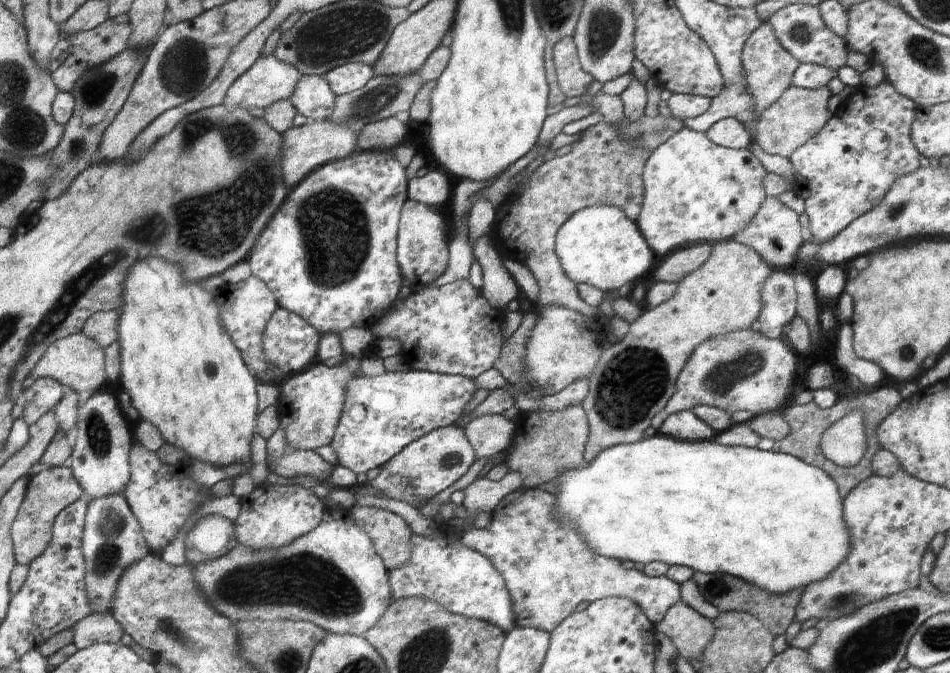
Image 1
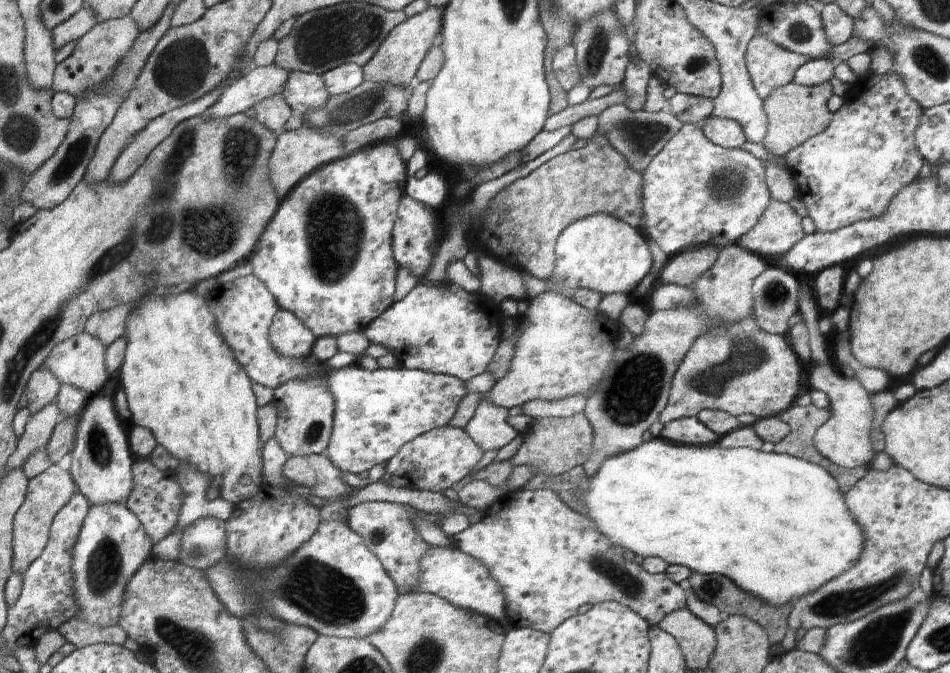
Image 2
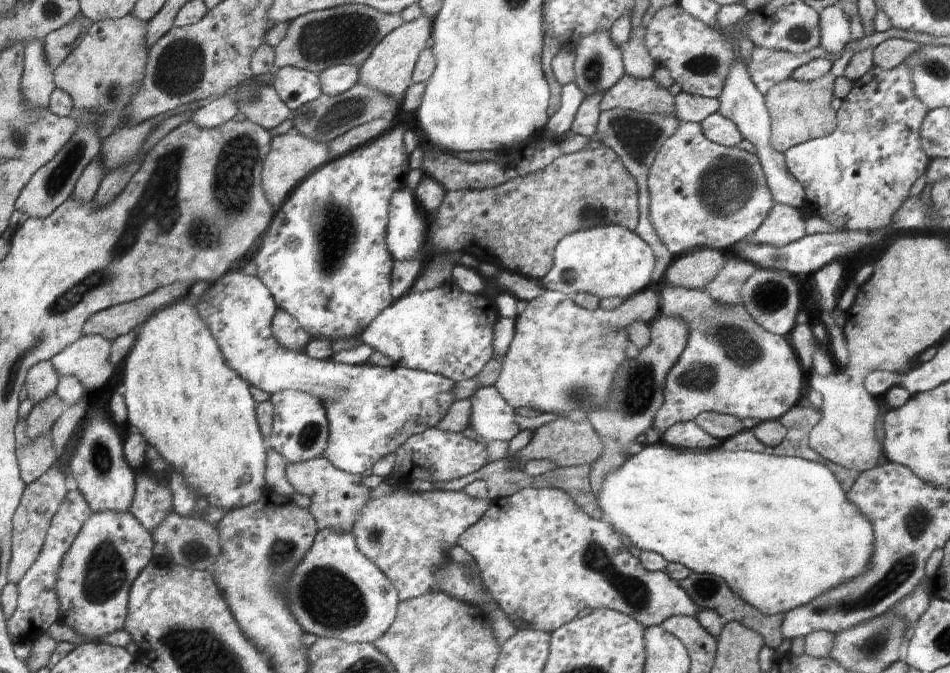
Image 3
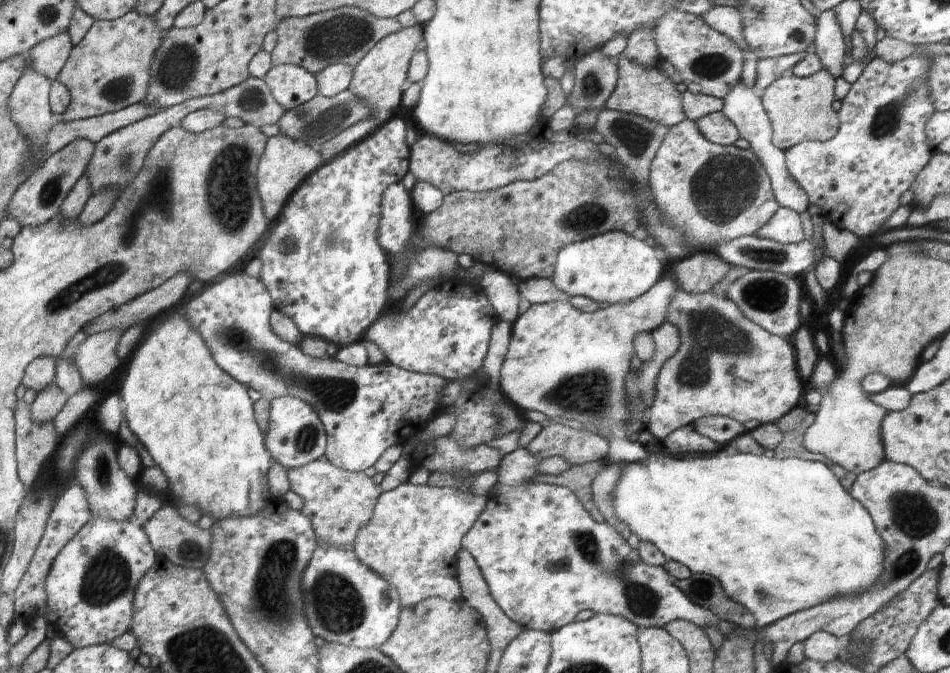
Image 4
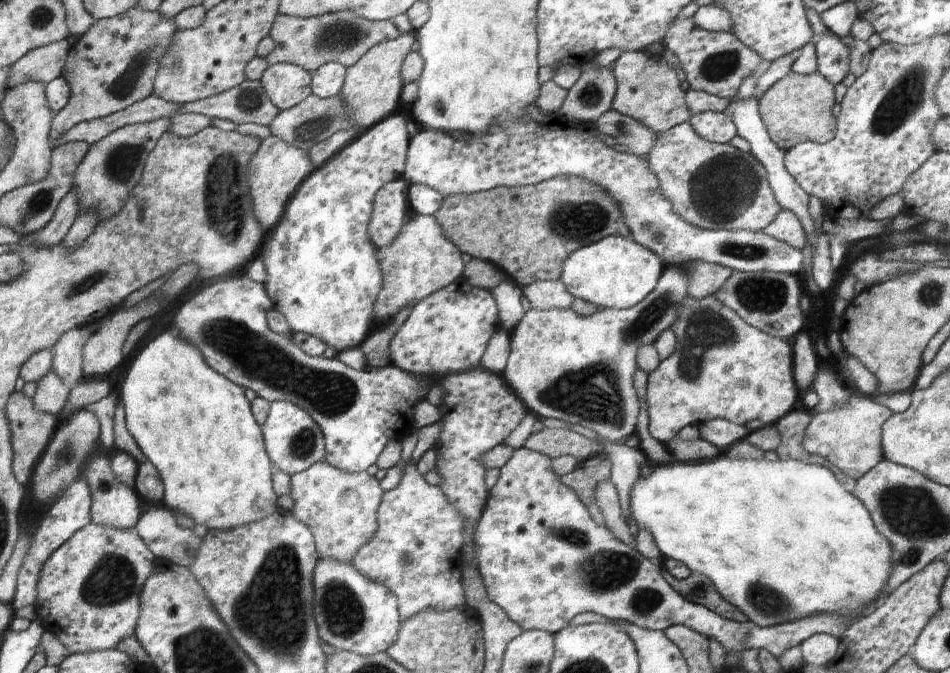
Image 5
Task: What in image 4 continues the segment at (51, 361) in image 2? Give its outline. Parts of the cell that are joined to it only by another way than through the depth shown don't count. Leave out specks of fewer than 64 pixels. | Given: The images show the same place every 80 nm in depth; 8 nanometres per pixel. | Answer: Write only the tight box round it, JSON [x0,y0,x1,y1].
[74,330,122,387]

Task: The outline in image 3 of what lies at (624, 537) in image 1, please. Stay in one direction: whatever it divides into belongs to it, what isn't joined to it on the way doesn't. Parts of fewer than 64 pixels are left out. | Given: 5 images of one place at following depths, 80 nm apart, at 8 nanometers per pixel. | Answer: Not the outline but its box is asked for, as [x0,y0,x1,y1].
[596,442,875,615]

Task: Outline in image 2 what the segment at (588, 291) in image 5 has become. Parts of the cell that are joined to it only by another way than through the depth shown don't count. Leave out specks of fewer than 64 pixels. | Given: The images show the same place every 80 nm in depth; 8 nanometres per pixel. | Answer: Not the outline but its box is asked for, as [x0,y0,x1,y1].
[519,213,652,298]

